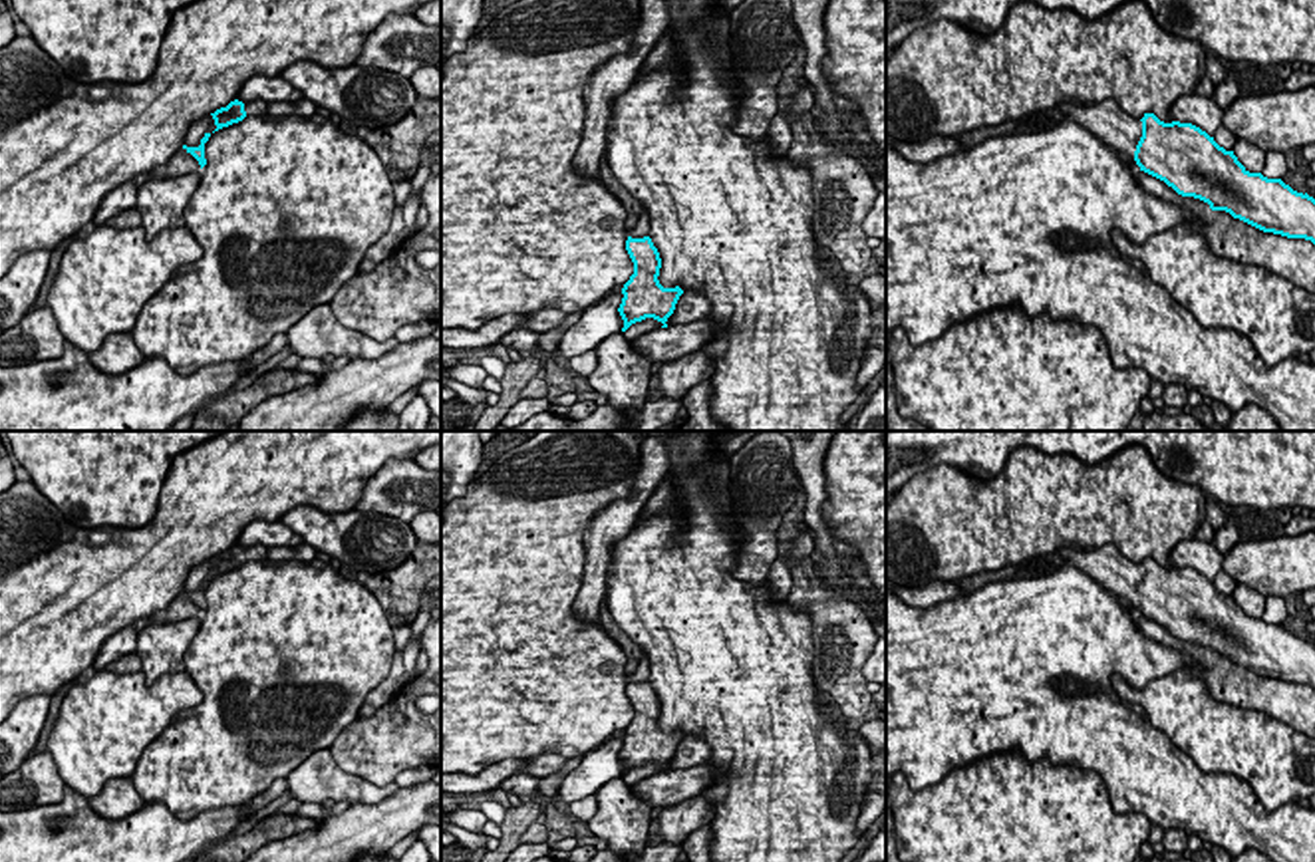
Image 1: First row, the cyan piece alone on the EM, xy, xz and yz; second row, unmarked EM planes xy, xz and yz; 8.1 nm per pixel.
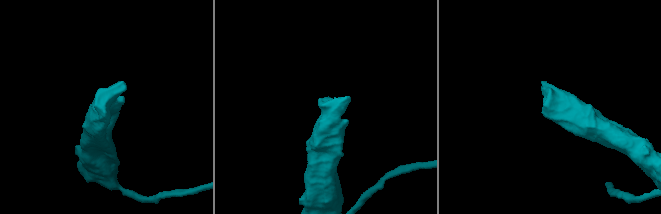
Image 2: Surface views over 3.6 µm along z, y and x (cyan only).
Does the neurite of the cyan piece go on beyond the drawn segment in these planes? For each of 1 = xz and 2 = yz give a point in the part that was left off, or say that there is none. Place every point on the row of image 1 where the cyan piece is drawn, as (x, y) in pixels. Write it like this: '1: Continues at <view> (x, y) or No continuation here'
1: Continues at xz (642, 227)
2: Continues at yz (1109, 122)

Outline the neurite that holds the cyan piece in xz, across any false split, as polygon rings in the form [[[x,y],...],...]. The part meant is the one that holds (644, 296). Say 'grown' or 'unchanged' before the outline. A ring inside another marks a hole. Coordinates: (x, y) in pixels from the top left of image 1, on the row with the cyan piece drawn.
grown | [[[644,209],[636,226],[628,232],[626,250],[634,262],[634,274],[622,288],[622,304],[618,308],[626,332],[632,324],[646,318],[661,322],[667,328],[667,318],[673,314],[675,304],[683,290],[663,288],[658,280],[661,258],[650,234],[650,216]]]

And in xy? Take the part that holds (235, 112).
grown | [[[238,99],[230,101],[226,107],[220,107],[215,113],[191,123],[183,149],[191,153],[203,169],[207,165],[205,143],[209,141],[209,137],[222,127],[242,121],[244,117],[244,103]]]

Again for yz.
grown | [[[1114,99],[1095,105],[1061,101],[1057,109],[1120,155],[1132,155],[1140,171],[1178,195],[1200,199],[1212,211],[1226,211],[1263,232],[1315,244],[1315,199],[1281,179],[1249,173],[1234,151],[1220,147],[1200,127],[1164,123],[1154,113],[1134,119]]]

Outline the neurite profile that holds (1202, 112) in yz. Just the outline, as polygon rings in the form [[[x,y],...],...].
[[[1188,93],[1174,101],[1170,115],[1174,121],[1192,123],[1214,137],[1222,127],[1224,109],[1214,101],[1214,97]]]

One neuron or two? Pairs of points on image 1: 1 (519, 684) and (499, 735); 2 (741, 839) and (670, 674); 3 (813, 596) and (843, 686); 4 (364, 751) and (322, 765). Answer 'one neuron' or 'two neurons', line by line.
1: one neuron
2: one neuron
3: one neuron
4: two neurons

